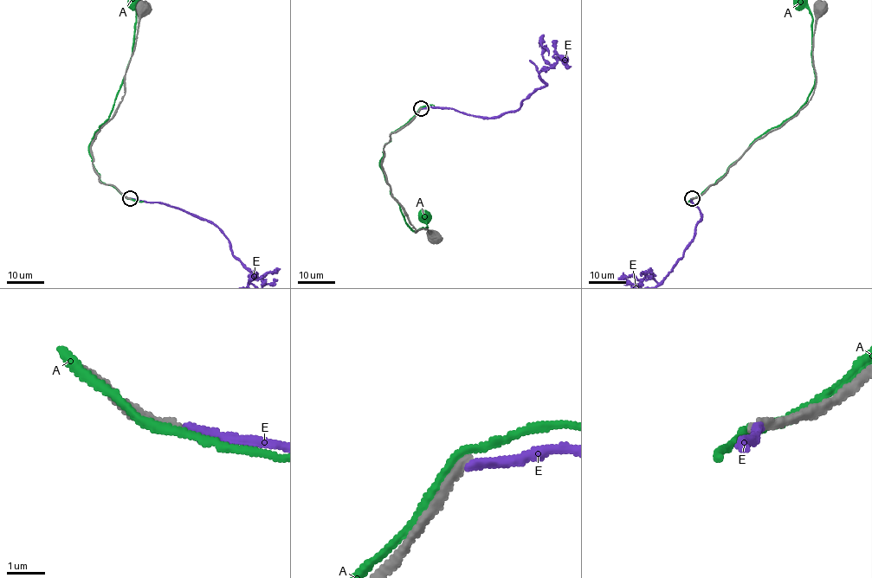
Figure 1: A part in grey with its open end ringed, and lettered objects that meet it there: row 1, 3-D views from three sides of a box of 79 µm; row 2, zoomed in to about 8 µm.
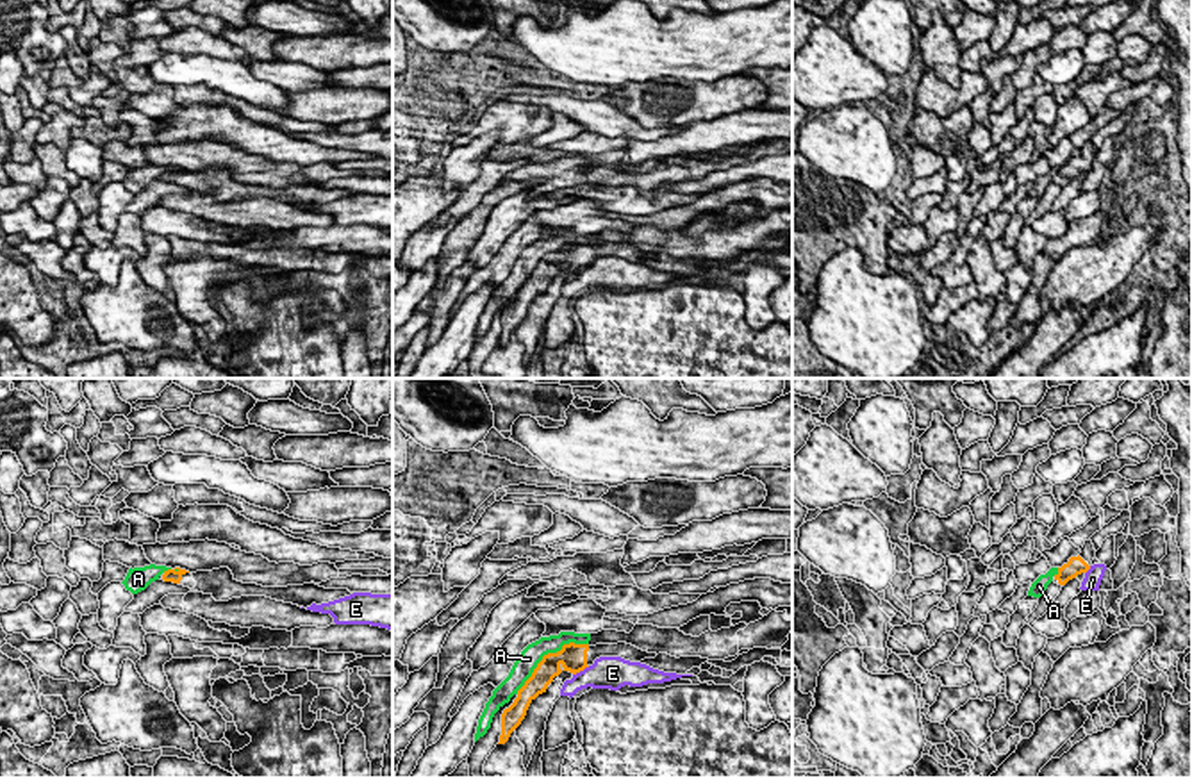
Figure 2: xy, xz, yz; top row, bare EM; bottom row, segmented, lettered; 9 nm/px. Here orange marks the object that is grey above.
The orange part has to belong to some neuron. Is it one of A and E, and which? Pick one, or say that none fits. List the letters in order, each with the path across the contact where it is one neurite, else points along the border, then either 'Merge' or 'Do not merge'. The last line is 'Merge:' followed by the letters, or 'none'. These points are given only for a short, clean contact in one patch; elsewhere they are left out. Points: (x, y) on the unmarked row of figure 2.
A: Do not merge
E: Boundary: xz (589, 266), (573, 275). Do not merge
Merge: none

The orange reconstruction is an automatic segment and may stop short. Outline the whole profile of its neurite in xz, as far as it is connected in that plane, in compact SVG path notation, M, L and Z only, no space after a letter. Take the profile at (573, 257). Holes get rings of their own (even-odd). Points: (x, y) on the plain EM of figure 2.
M569 243L564 244L560 252L544 255L534 269L532 277L517 291L517 298L514 300L514 303L503 310L501 335L498 344L505 344L509 341L510 334L525 319L530 303L539 294L546 293L555 277L559 277L562 271L576 275L592 266L594 261L600 257L621 257L630 262L641 262L644 259L655 259L657 253L642 252L626 243L596 246Z

